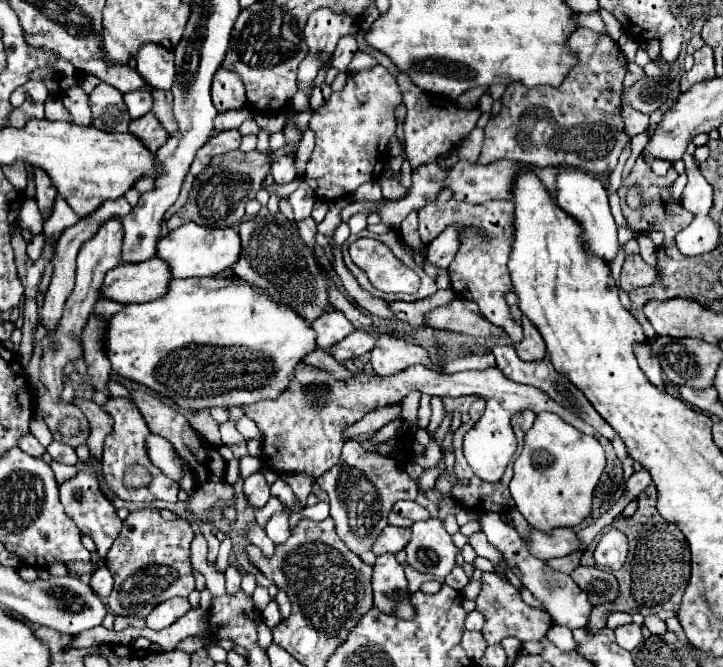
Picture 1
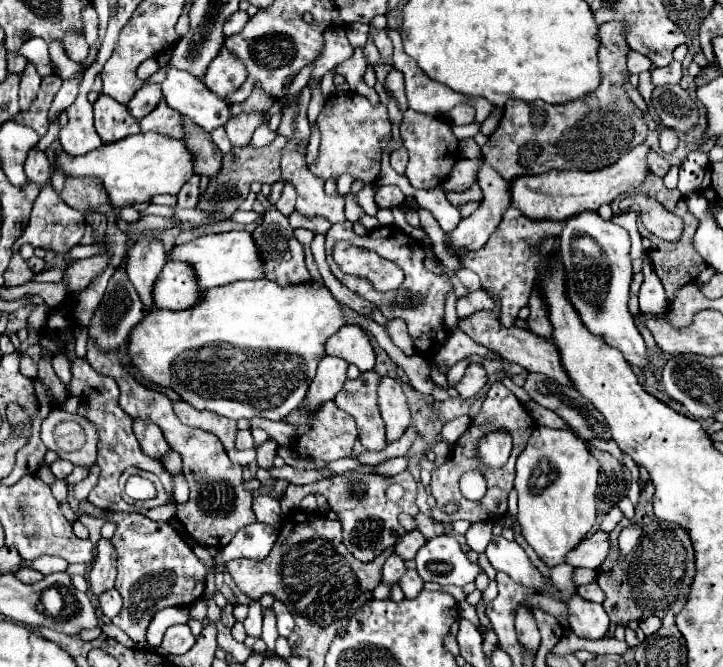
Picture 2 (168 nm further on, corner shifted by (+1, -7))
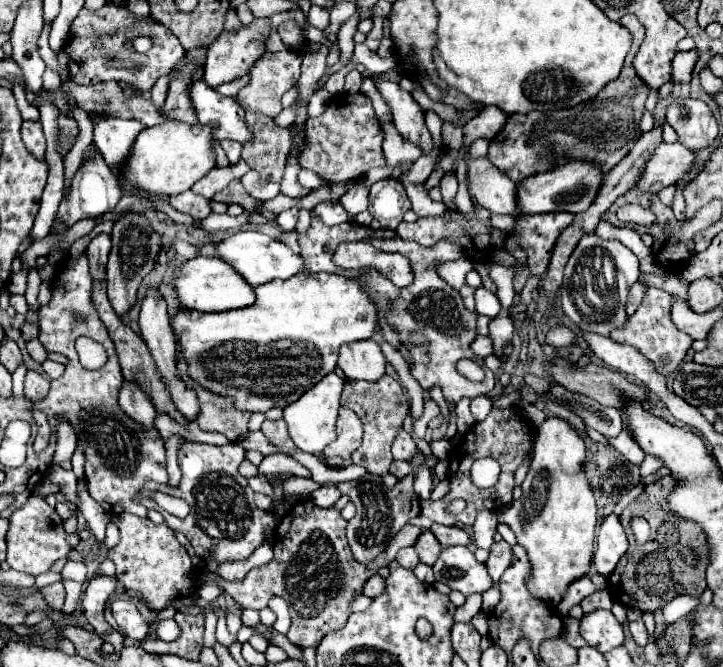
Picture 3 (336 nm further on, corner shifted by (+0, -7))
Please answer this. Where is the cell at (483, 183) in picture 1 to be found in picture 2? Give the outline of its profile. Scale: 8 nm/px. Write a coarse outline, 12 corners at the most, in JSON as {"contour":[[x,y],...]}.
{"contour":[[649,144],[597,172],[551,170],[511,180],[511,206],[567,220],[635,192]]}

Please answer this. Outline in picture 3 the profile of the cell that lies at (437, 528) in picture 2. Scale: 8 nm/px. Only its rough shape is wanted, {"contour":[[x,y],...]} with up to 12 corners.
{"contour":[[432,524],[442,546],[470,544],[470,536],[456,526]]}

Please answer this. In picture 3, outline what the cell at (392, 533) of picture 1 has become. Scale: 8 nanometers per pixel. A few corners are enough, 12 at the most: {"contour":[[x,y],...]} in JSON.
{"contour":[[430,530],[414,544],[420,562],[434,564],[442,546]]}

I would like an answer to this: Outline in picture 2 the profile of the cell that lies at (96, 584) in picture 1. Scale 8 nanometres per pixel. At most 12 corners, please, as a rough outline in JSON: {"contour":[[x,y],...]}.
{"contour":[[115,588],[99,598],[109,618],[121,612],[121,594]]}

